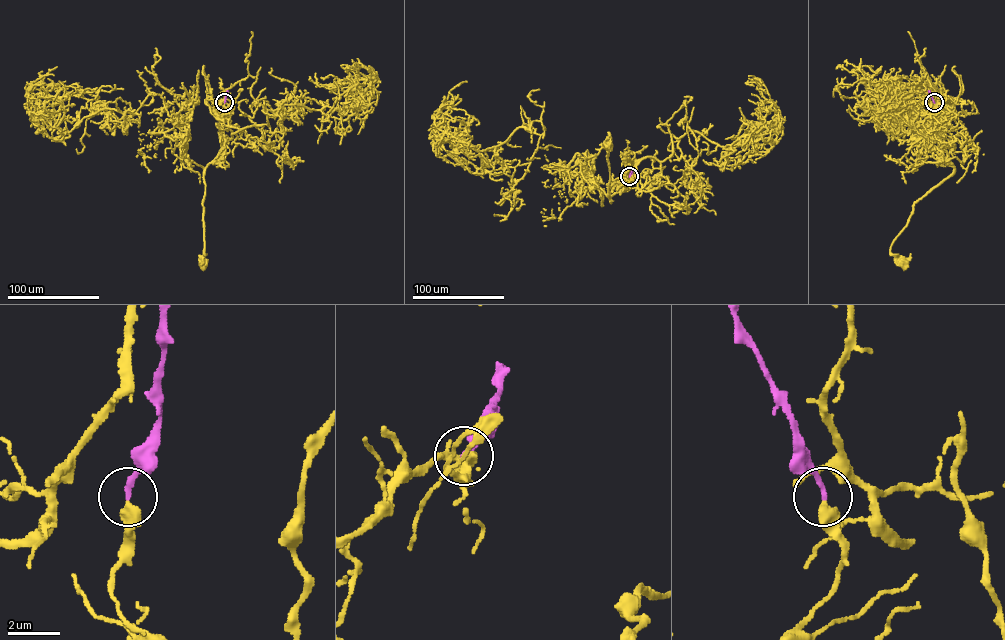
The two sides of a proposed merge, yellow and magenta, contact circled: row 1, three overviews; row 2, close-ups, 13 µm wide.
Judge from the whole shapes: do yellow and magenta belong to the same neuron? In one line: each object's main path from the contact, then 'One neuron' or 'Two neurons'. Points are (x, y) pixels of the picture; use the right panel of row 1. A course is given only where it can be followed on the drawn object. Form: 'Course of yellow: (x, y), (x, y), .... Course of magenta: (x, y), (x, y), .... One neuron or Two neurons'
Course of yellow: (934, 102), (923, 126), (931, 127), (953, 172), (914, 203), (890, 249), (903, 261). Course of magenta: (934, 102), (930, 90). One neuron

